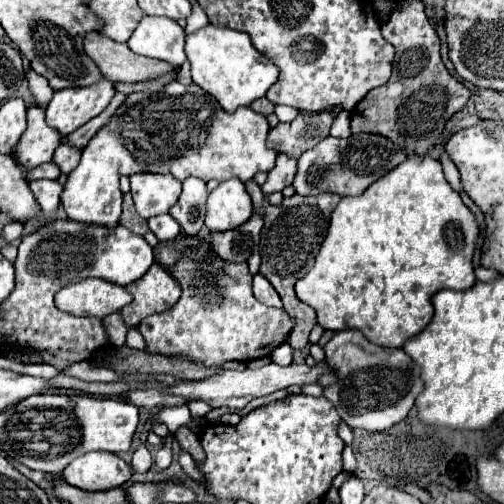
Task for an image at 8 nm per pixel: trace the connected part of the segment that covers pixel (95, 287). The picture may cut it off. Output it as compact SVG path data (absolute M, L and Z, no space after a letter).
M86 278L62 288L62 292L56 294L56 306L62 312L98 318L120 312L120 308L130 304L130 300L132 296L124 286L116 286L100 278Z

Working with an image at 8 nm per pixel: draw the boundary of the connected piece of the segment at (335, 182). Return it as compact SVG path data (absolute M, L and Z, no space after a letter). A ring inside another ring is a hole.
M352 134L350 138L324 138L316 148L304 152L298 158L296 192L302 196L316 196L320 192L332 192L338 196L358 196L386 172L406 160L406 152L398 148L390 138L378 134ZM342 144L342 150L340 150Z

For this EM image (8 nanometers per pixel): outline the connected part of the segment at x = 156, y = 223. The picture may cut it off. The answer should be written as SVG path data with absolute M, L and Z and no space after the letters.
M158 214L148 218L148 226L158 240L172 240L180 232L180 224L170 214Z

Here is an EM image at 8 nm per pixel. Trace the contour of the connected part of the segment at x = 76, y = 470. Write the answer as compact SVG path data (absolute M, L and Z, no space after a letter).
M90 452L74 458L62 472L70 486L80 490L112 490L132 478L130 466L116 454Z

